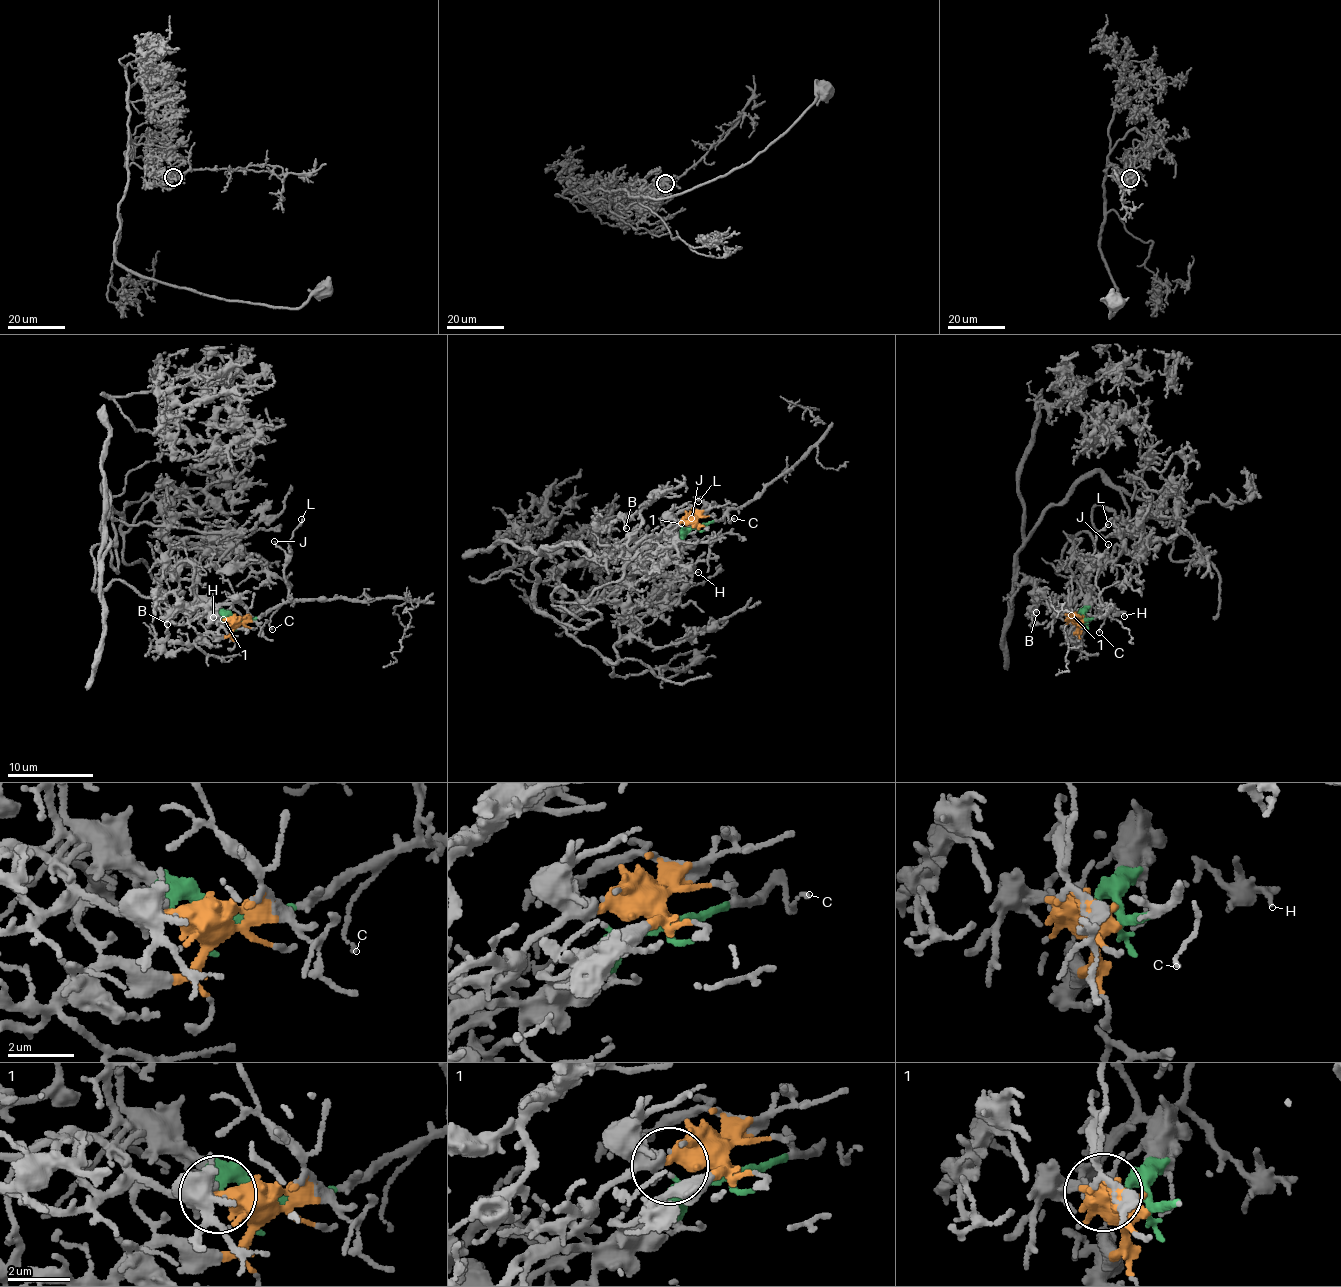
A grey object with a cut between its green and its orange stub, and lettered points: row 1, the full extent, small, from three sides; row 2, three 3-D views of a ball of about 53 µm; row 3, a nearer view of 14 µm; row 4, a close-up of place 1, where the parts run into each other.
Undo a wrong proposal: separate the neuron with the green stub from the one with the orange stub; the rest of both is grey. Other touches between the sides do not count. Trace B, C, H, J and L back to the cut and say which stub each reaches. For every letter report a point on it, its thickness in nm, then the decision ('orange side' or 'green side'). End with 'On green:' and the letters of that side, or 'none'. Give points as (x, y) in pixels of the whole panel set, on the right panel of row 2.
B: at (1036, 612); 160 nm thick; orange side
C: at (1099, 632); 80 nm thick; green side
H: at (1124, 616); 130 nm thick; green side
J: at (1108, 544); 120 nm thick; green side
L: at (1108, 524); 120 nm thick; green side
On green: C, H, J, L

